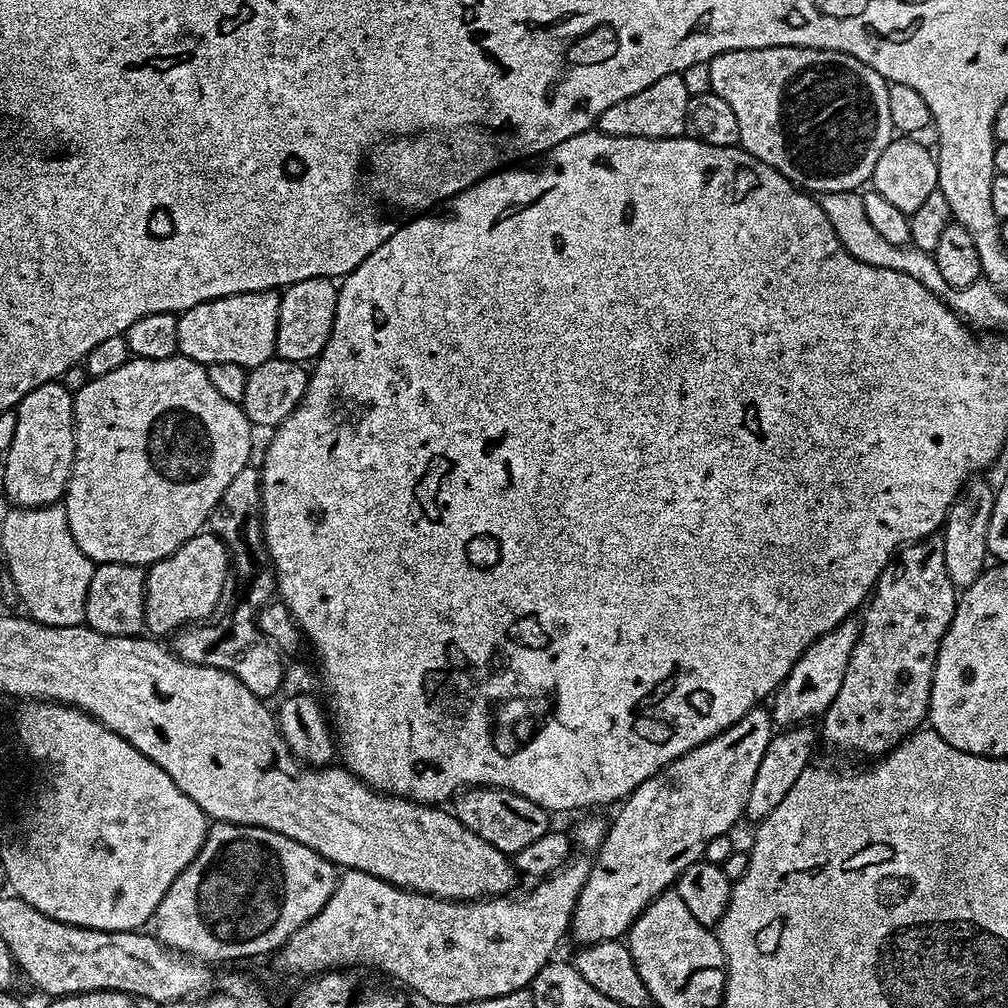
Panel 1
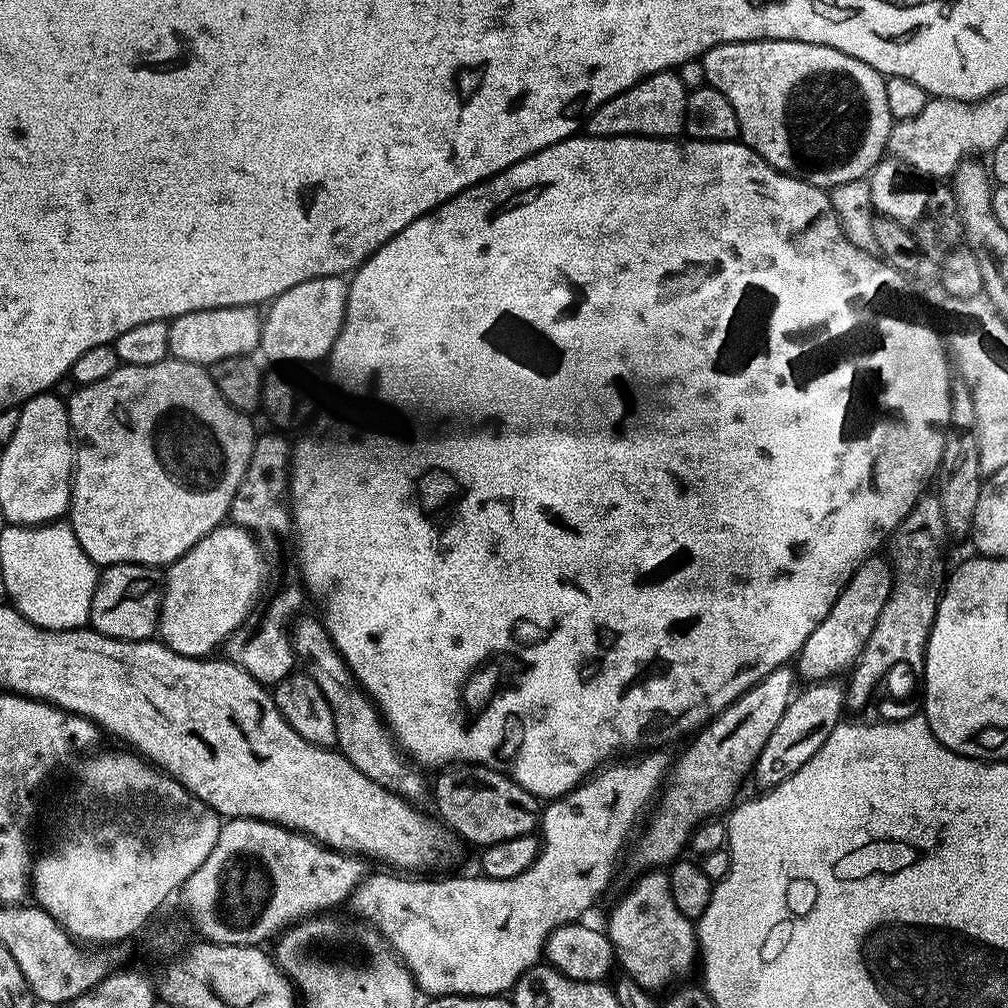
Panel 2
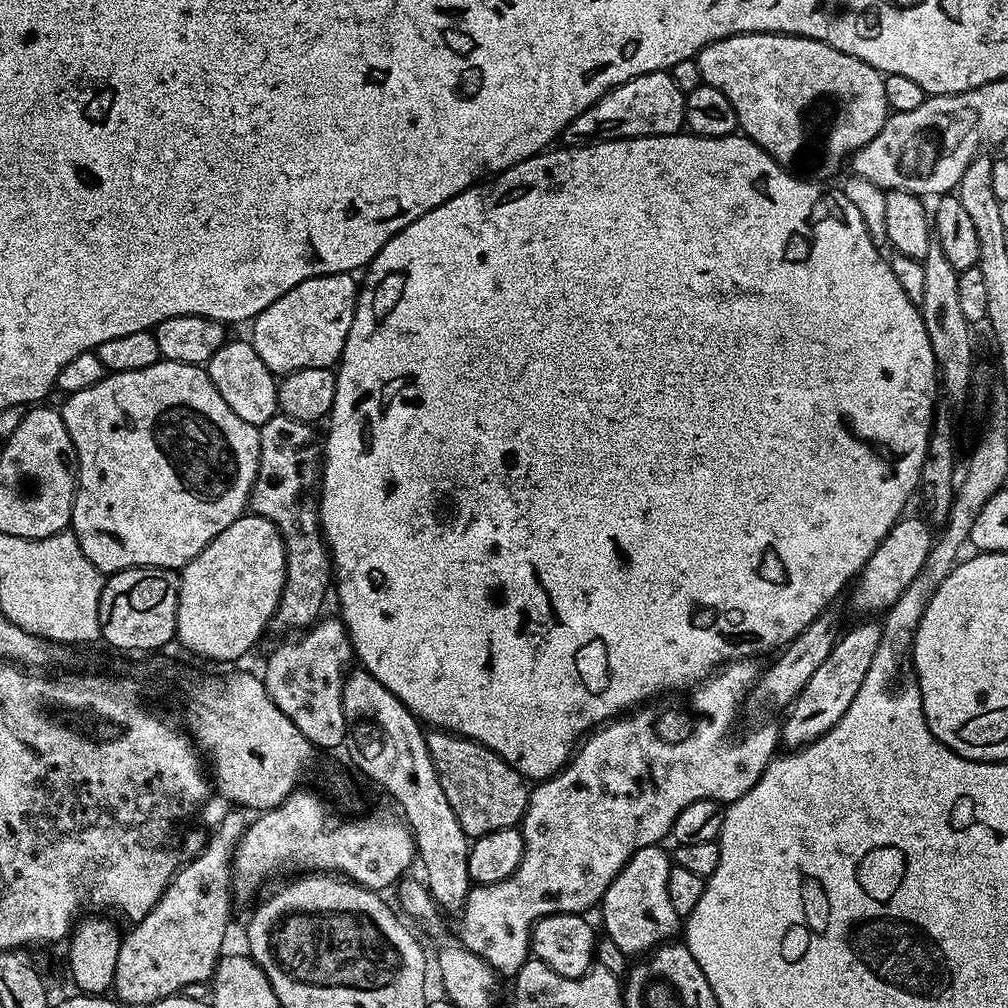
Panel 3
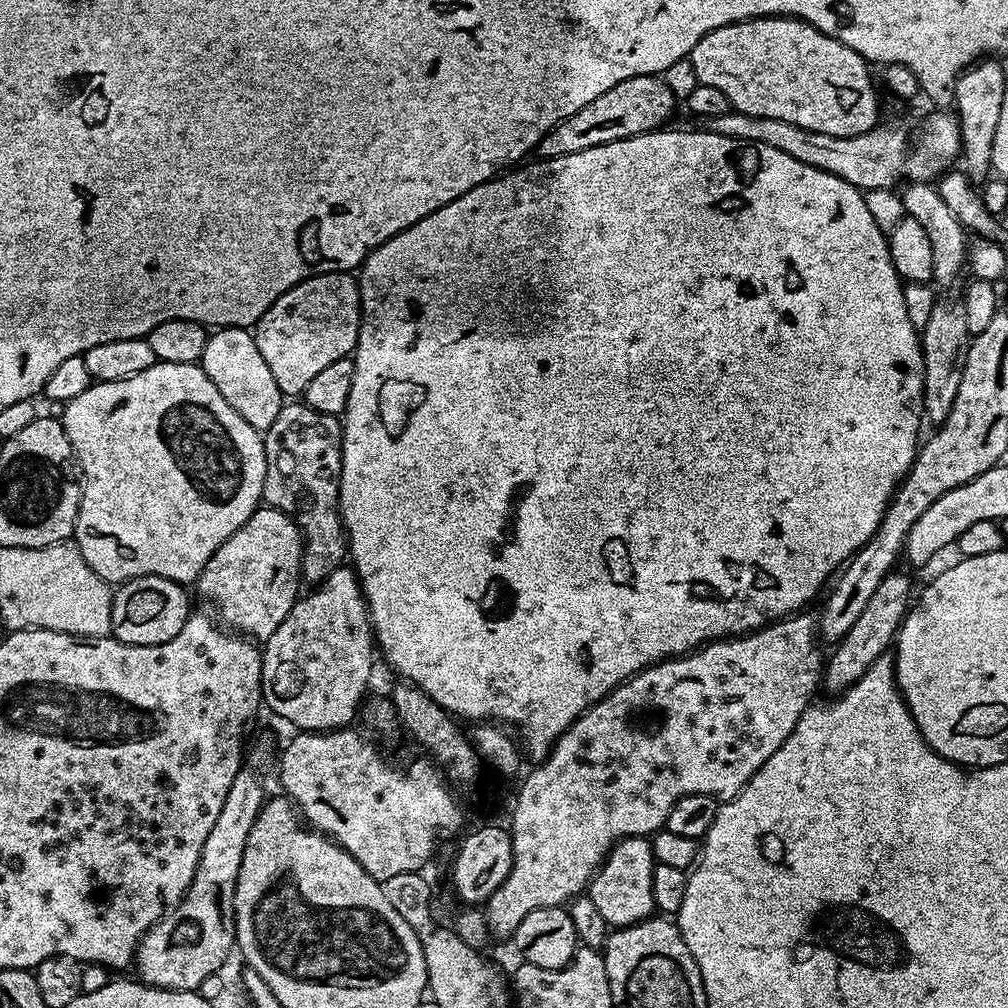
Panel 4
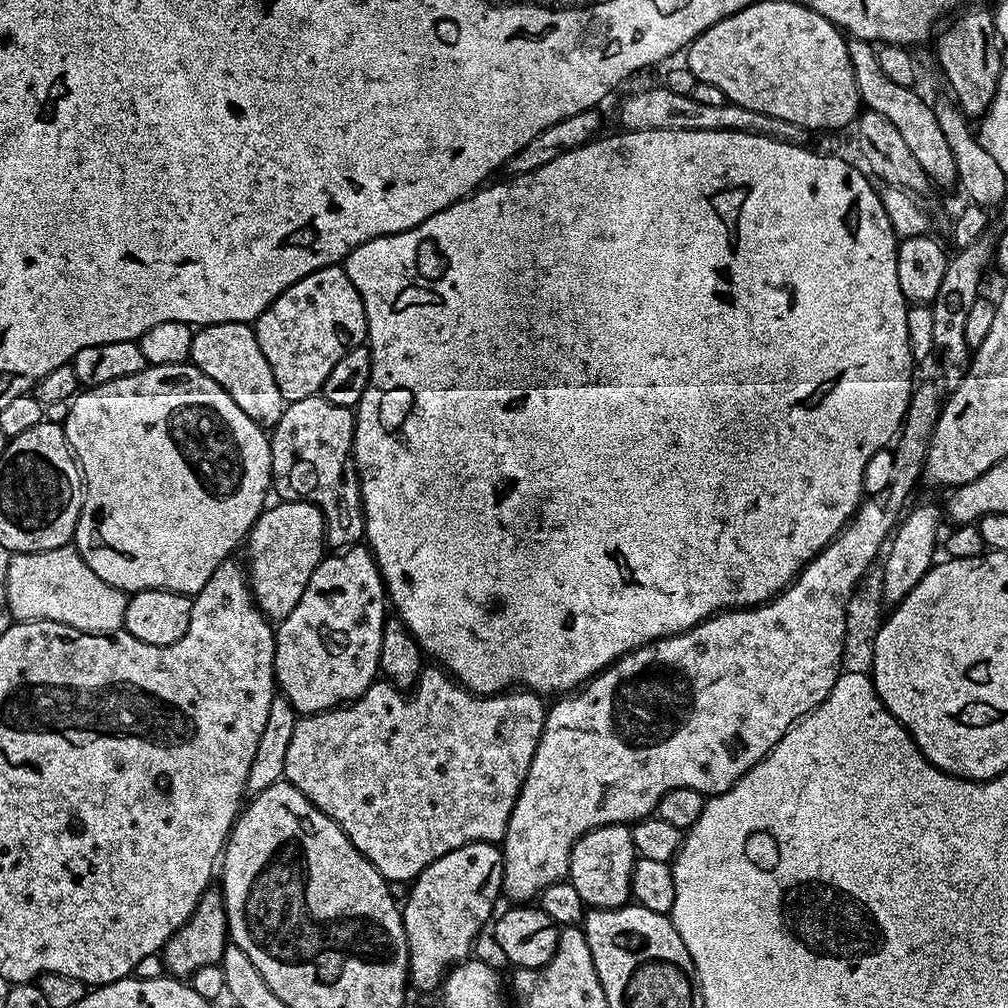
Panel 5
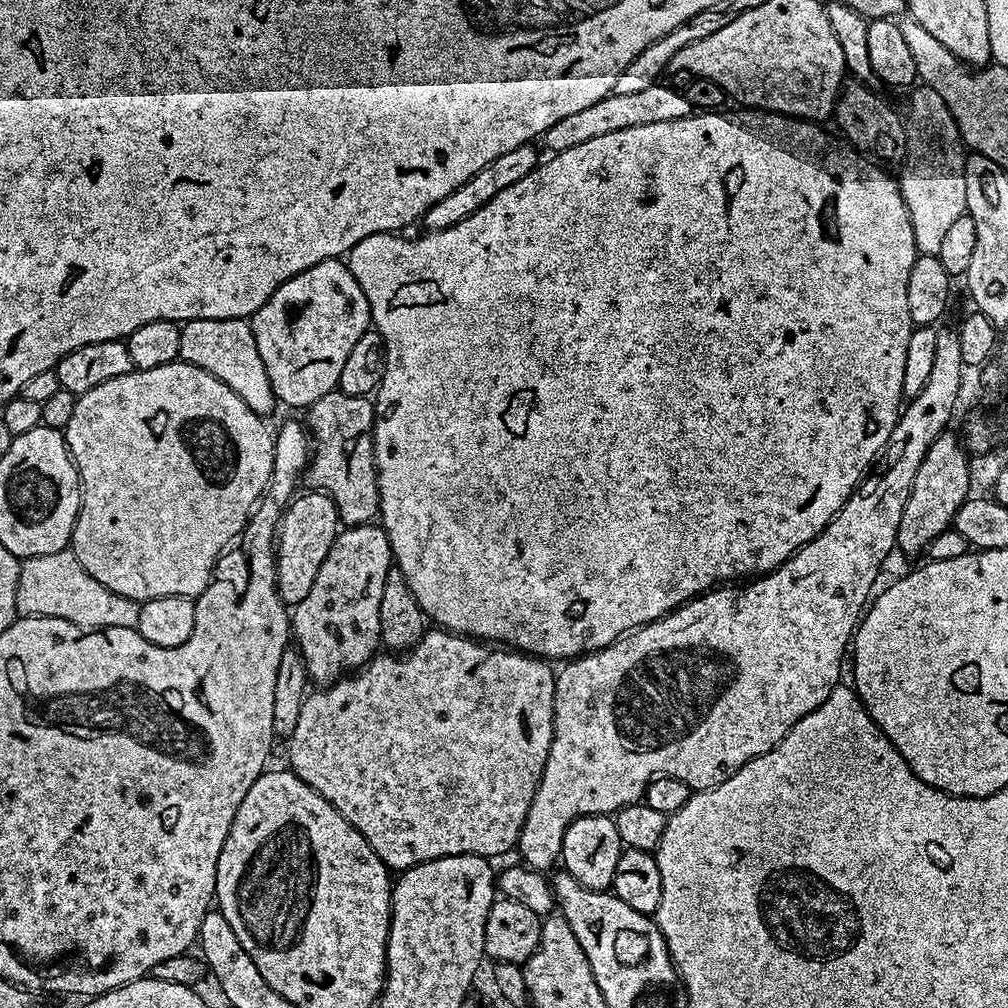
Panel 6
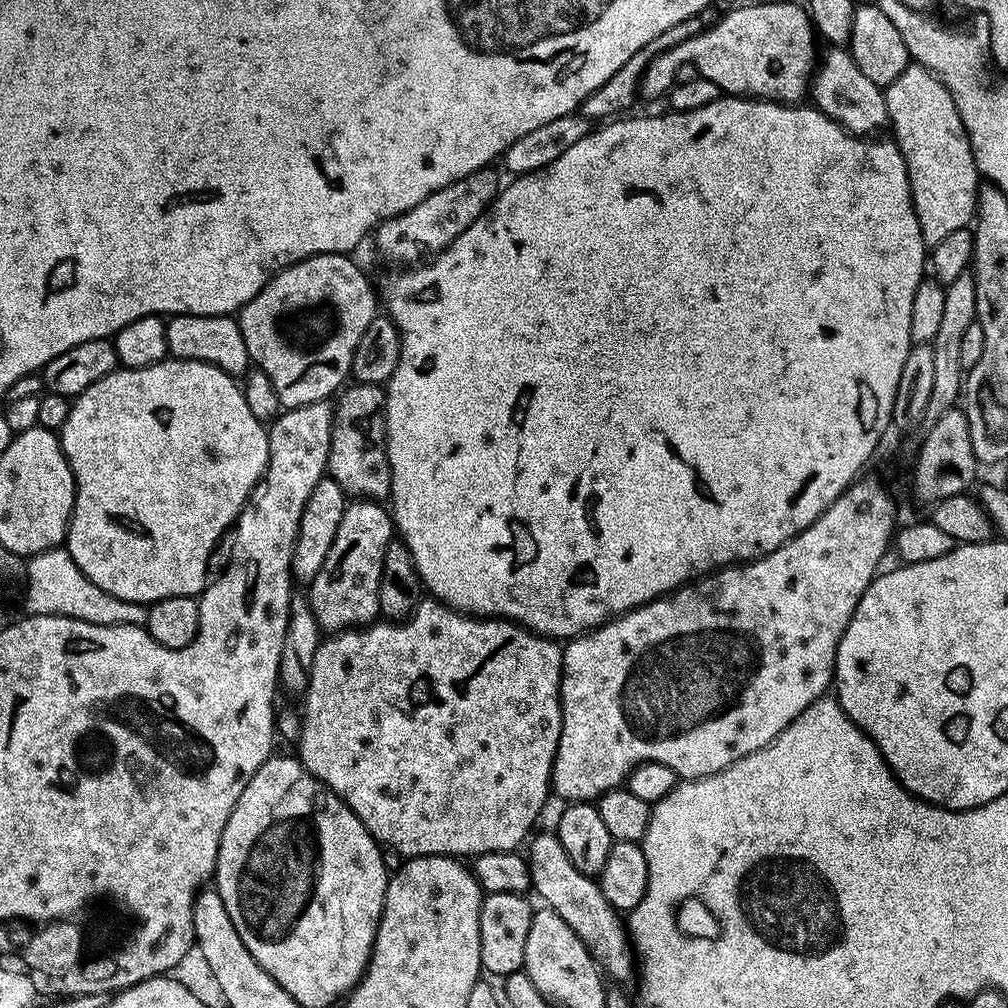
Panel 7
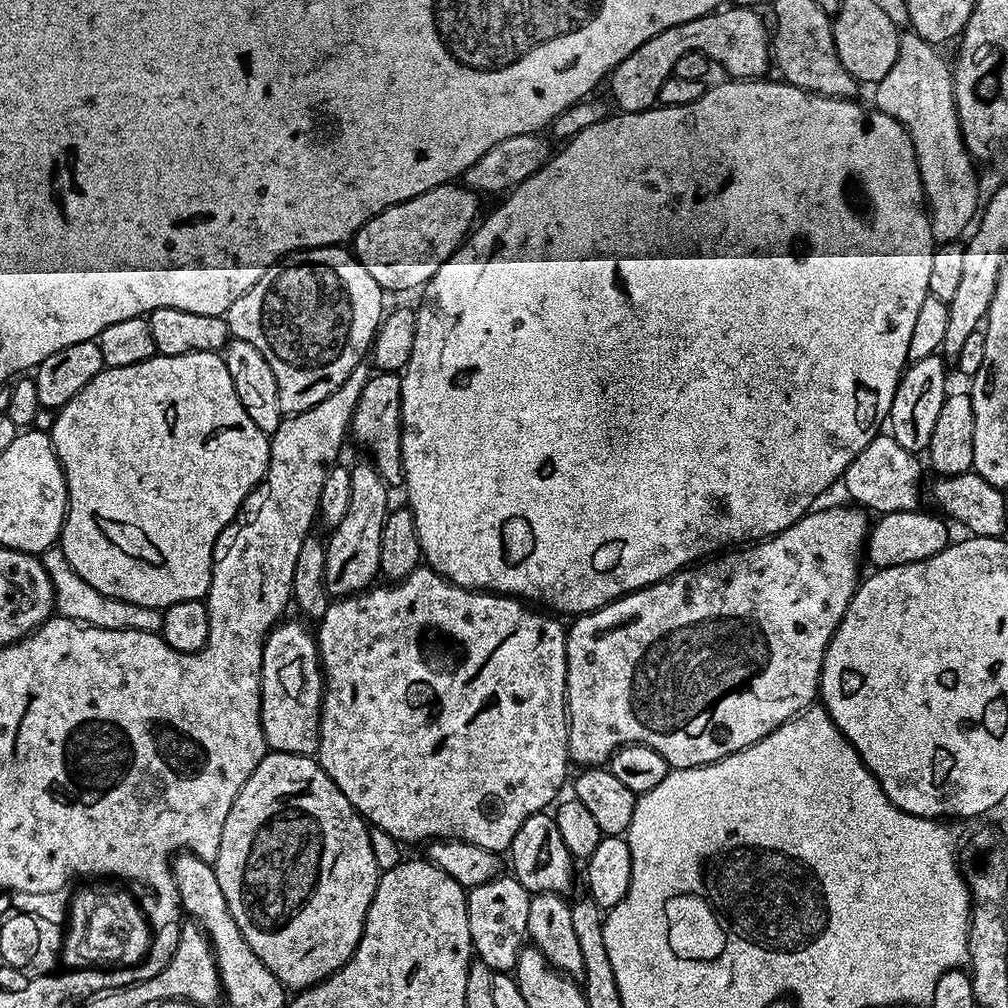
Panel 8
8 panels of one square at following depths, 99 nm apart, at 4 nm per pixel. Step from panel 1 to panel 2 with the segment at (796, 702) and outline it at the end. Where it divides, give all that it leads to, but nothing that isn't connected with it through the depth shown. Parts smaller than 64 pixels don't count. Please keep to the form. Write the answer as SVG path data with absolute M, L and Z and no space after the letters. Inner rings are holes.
M880 558L869 559L852 577L844 588L830 614L818 622L814 634L806 638L800 655L795 657L794 668L799 679L804 682L823 682L839 677L839 672L847 673L862 654L874 626L878 626L878 614L892 594L894 568L890 563L883 564Z

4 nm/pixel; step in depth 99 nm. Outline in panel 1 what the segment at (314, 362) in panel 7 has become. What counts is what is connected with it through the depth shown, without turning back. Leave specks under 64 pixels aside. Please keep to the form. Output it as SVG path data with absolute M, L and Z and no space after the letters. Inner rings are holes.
M326 276L306 278L302 282L289 284L287 288L283 289L278 310L276 355L281 356L284 360L315 361L332 333L337 302L337 281Z

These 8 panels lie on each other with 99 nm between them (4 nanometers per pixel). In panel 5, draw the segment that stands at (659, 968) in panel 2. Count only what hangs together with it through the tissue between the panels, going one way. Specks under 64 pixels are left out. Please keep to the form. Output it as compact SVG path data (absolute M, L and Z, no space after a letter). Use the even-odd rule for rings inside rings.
M629 825L598 826L574 842L566 879L572 883L574 890L578 890L582 902L589 909L621 908L623 904L629 903L632 895L632 871L637 859Z

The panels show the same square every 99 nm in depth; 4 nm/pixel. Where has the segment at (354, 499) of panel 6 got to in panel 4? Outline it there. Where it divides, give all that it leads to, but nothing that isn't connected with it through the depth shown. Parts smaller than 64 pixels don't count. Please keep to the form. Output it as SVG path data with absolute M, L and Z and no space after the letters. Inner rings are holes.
M288 402L263 437L266 454L263 499L267 507L282 510L295 519L304 540L300 559L303 583L318 585L330 578L334 570L345 567L349 559L348 533L344 530L344 519L340 517L344 437L341 417L322 414L303 402Z

